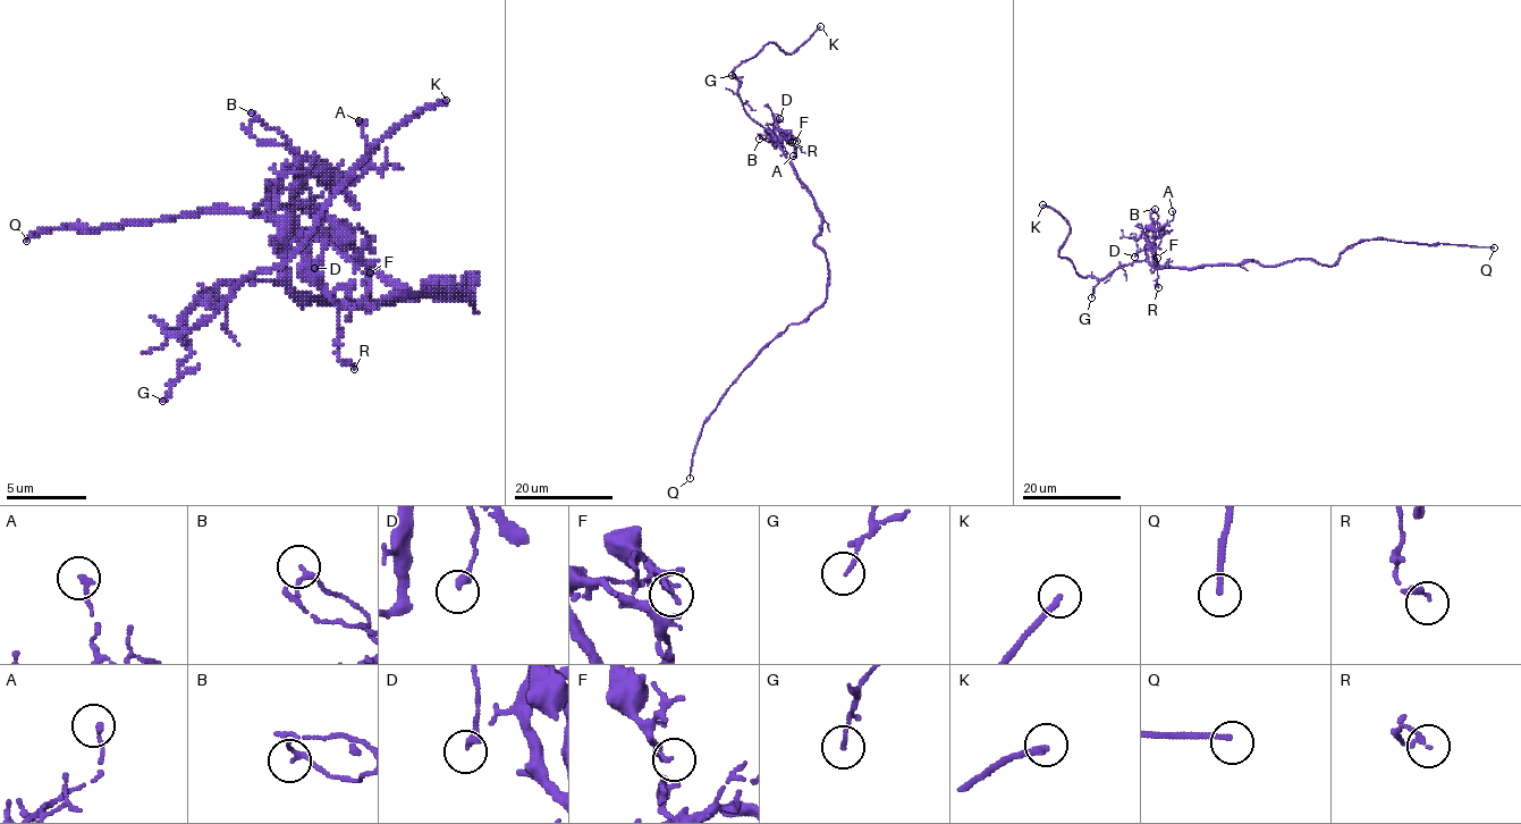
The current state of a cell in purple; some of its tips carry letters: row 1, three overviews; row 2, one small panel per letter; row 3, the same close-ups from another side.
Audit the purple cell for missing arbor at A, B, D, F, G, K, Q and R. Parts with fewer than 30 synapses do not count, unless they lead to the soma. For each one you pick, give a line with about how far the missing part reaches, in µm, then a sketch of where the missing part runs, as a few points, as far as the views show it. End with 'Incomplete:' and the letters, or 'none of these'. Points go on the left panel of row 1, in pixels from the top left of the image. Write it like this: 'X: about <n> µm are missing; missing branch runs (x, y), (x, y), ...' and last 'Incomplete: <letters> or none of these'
Q: about 100 µm are missing
Incomplete: Q

